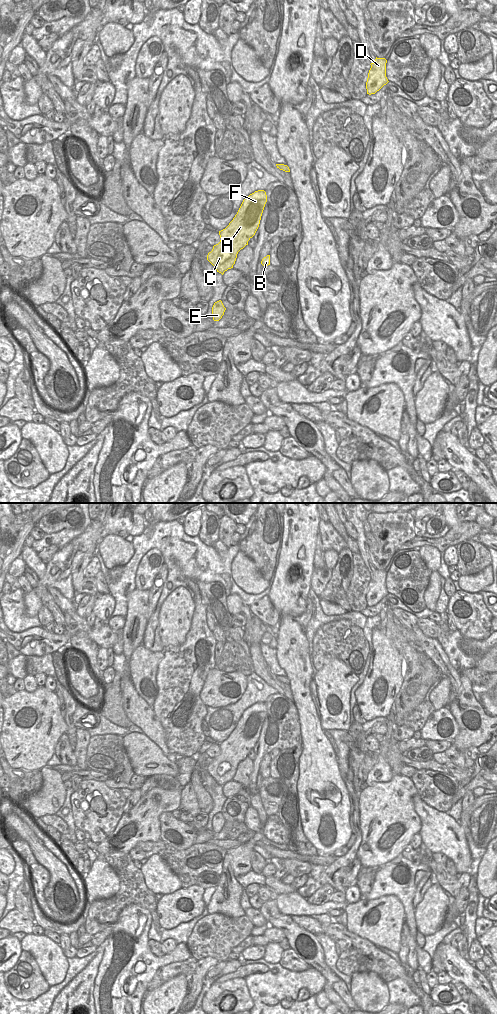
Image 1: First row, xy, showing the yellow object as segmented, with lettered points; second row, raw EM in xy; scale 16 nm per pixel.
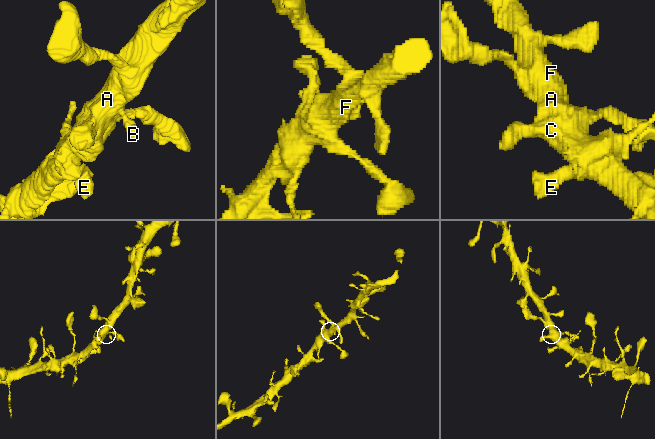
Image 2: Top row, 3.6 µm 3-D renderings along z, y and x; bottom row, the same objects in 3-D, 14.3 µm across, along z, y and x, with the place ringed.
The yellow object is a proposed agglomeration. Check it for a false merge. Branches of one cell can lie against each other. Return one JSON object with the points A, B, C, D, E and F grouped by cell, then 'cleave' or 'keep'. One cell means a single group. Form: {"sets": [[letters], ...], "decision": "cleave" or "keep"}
{"sets": [["A", "B", "C", "D", "E", "F"]], "decision": "keep"}

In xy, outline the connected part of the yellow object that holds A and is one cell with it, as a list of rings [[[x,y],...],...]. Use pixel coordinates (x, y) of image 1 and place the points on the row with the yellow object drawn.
[[[264,190],[250,194],[243,200],[229,225],[219,231],[221,240],[207,255],[207,260],[217,272],[223,275],[233,268],[238,252],[248,245],[248,241],[256,233],[266,202],[267,195]]]

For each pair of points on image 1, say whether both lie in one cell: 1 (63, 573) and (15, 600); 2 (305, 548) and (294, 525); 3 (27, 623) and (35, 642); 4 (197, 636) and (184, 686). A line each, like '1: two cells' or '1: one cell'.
1: two cells
2: one cell
3: two cells
4: one cell

